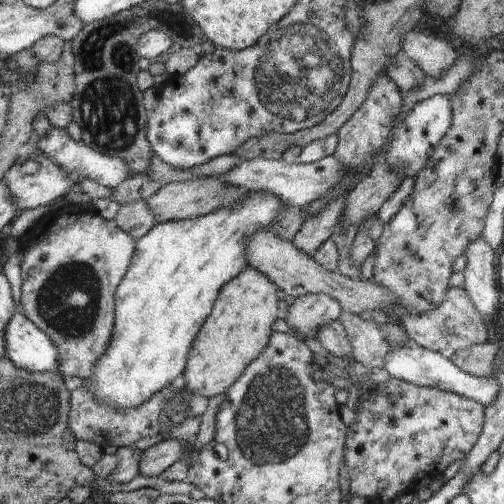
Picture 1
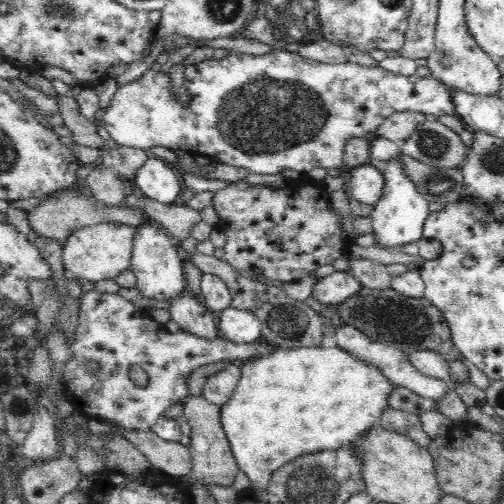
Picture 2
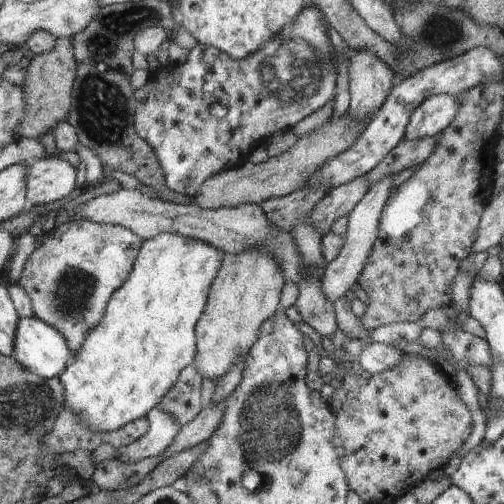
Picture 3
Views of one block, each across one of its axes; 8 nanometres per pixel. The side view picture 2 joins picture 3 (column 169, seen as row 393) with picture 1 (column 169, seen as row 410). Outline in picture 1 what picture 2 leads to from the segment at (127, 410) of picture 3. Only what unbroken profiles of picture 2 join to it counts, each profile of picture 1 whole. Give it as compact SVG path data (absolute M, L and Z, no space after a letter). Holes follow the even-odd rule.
M257 192L249 198L243 198L241 204L219 208L207 216L197 216L191 220L163 222L155 224L147 234L135 240L135 252L131 256L129 268L117 286L115 296L115 326L107 346L107 352L95 362L95 368L89 378L63 378L67 392L73 392L81 386L99 400L115 410L137 408L143 400L149 400L161 388L171 386L171 382L185 372L189 348L199 328L213 312L213 304L219 298L219 292L225 284L233 282L247 266L247 238L255 232L267 232L279 220L285 202L271 192Z

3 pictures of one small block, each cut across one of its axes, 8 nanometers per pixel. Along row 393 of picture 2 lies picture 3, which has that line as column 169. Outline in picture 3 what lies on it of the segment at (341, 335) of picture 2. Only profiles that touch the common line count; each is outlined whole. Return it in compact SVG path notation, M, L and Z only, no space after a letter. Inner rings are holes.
M159 408L149 410L145 418L149 424L149 430L145 432L145 436L141 436L133 444L121 448L121 462L125 462L125 464L129 464L131 460L137 462L143 458L163 454L173 444L175 436L181 430L181 426L175 422L175 418L169 416L167 412L159 412Z

